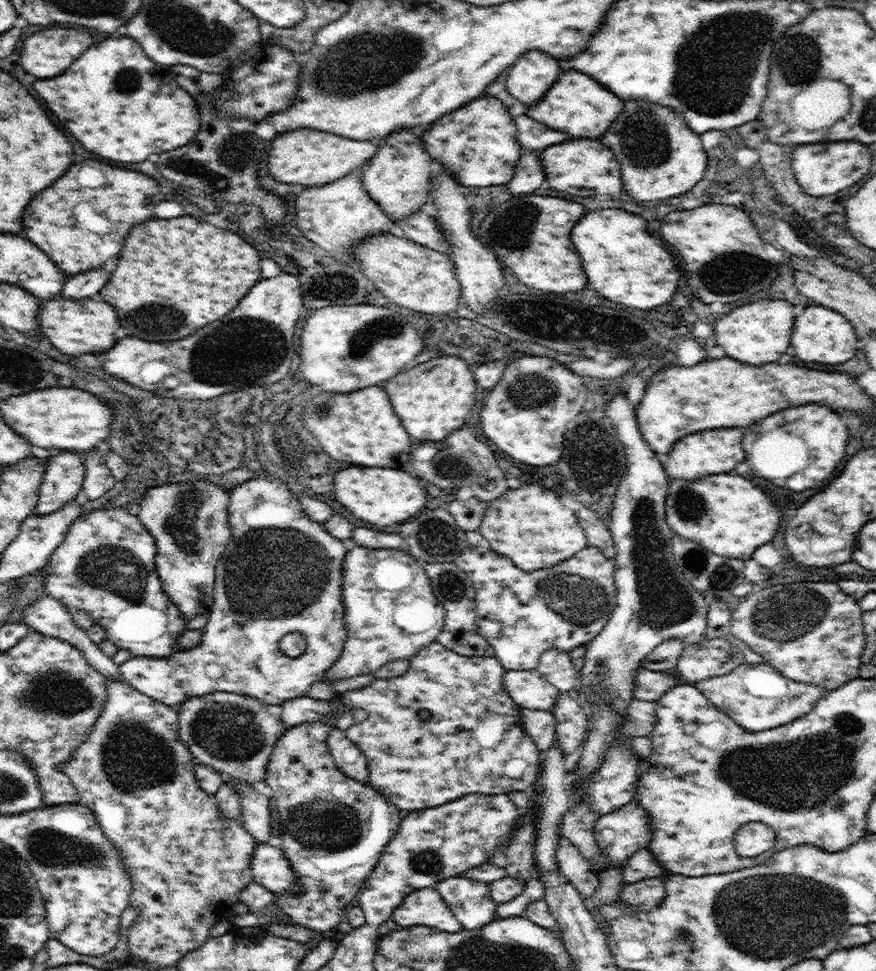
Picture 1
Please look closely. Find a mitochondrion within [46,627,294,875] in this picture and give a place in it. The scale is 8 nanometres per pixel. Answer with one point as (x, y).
(134, 756)

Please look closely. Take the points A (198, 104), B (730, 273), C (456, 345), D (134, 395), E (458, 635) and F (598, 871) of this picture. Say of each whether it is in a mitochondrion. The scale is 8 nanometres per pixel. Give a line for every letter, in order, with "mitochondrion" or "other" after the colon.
A: other
B: mitochondrion
C: other
D: other
E: other
F: other

